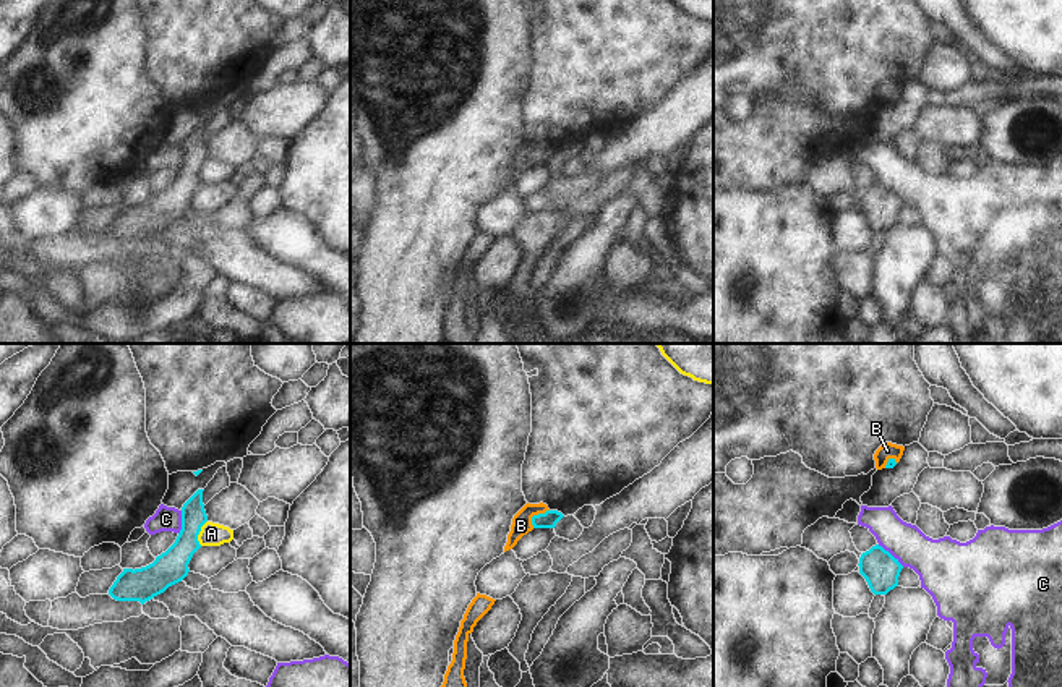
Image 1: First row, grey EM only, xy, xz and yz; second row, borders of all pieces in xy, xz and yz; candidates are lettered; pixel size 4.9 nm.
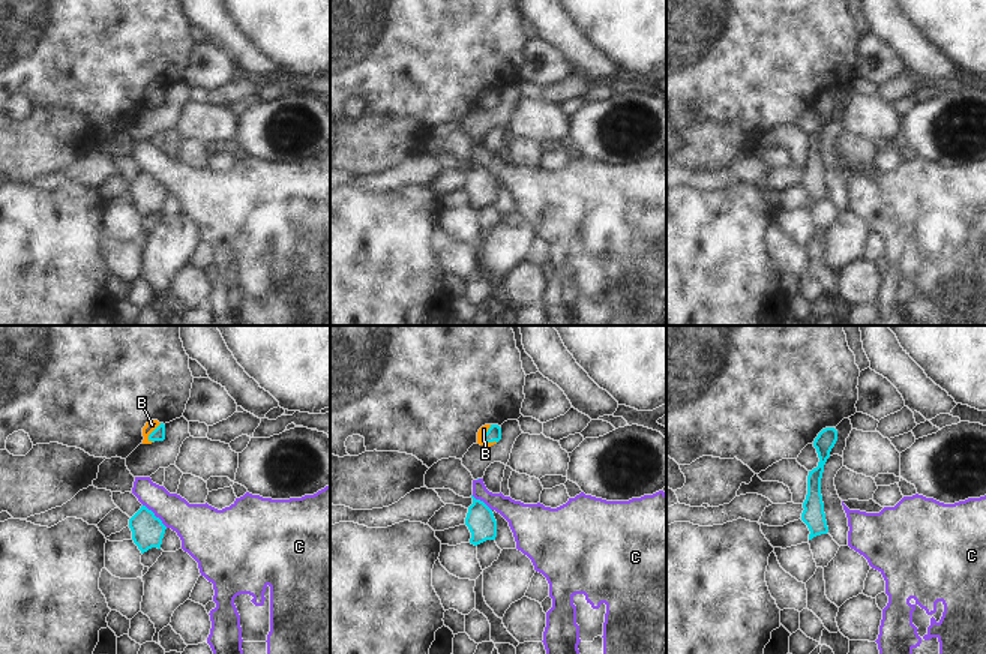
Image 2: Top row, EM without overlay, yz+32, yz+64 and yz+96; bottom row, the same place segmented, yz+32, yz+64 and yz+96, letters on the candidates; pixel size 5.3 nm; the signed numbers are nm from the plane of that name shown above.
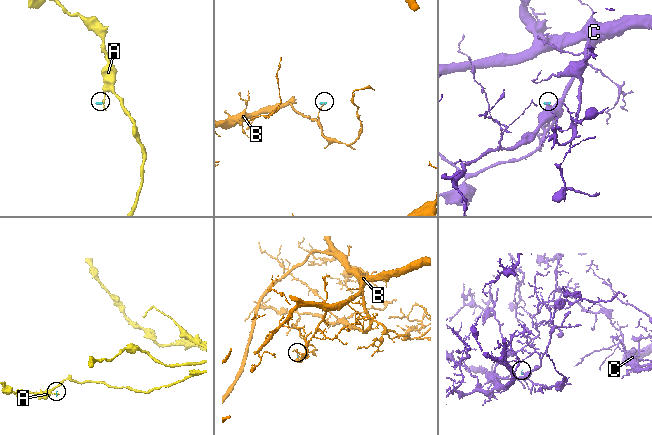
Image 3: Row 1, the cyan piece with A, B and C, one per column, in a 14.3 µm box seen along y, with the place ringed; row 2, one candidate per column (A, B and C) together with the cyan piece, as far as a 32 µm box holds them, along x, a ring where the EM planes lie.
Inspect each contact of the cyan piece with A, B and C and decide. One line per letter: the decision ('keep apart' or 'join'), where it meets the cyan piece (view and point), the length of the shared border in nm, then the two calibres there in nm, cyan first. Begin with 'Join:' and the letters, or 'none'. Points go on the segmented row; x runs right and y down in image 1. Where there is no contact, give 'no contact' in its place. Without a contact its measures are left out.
Join: B
A: keep apart; meets cyan in xy at (198, 533); contact 130 nm long; 160 nm thick on the cyan side, 110 nm on the other
B: join; meets cyan in xz at (535, 516); contact 130 nm long; 80 nm thick on the cyan side, 100 nm on the other
C: keep apart; meets cyan in yz at (889, 553); contact 170 nm long; 180 nm thick on the cyan side, 240 nm on the other

